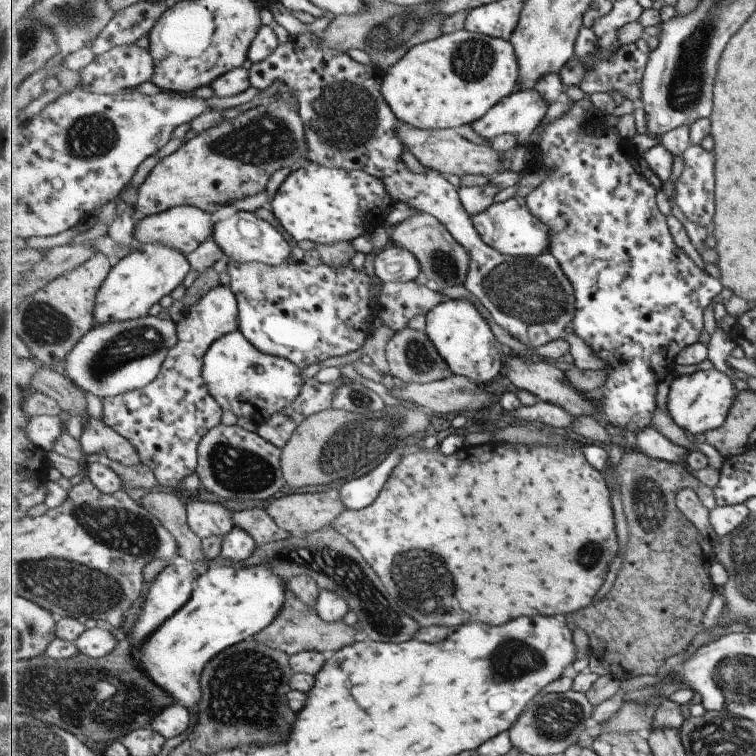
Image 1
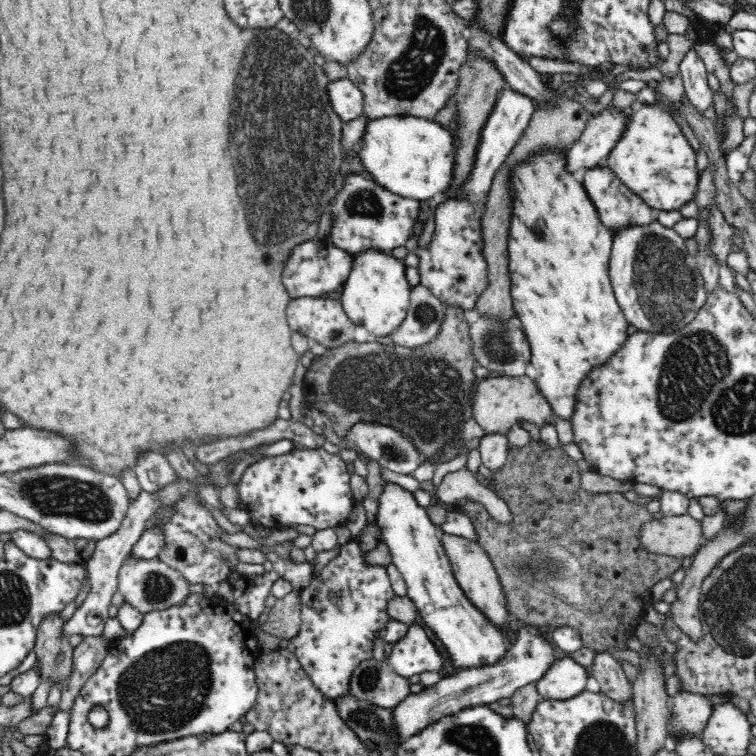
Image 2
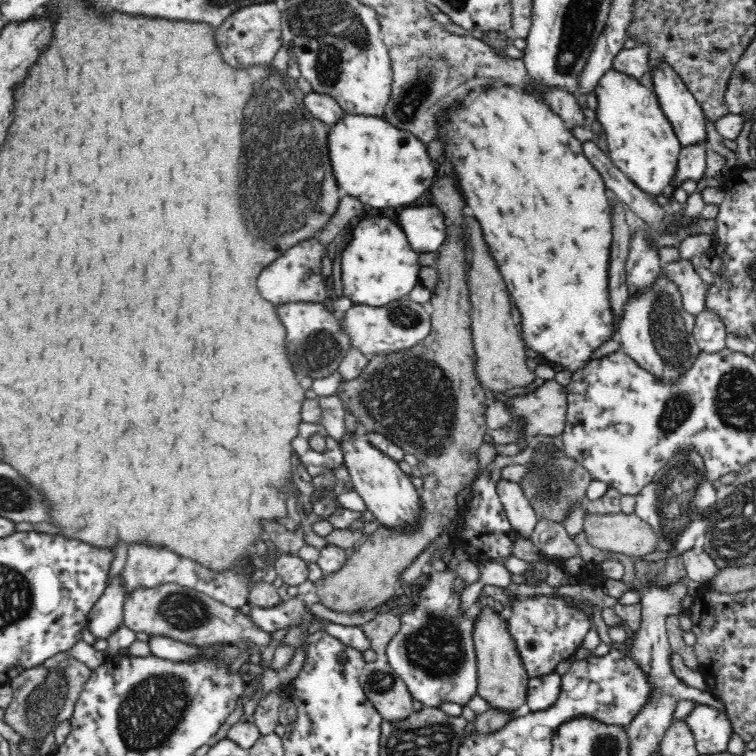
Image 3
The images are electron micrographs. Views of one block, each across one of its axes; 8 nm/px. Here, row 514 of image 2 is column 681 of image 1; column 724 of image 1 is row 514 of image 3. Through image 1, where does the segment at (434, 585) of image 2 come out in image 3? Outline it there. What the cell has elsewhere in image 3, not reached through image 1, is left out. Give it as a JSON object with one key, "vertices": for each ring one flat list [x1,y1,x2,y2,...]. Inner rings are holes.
{"vertices":[[347,433,341,442,343,464,345,464,353,490,356,491,365,502,366,508,373,515,374,520,393,532,410,534,416,528,422,526,424,518,424,505,416,486,412,484,410,475,402,472,398,462,382,454,365,439,365,435,356,436,355,433]]}

